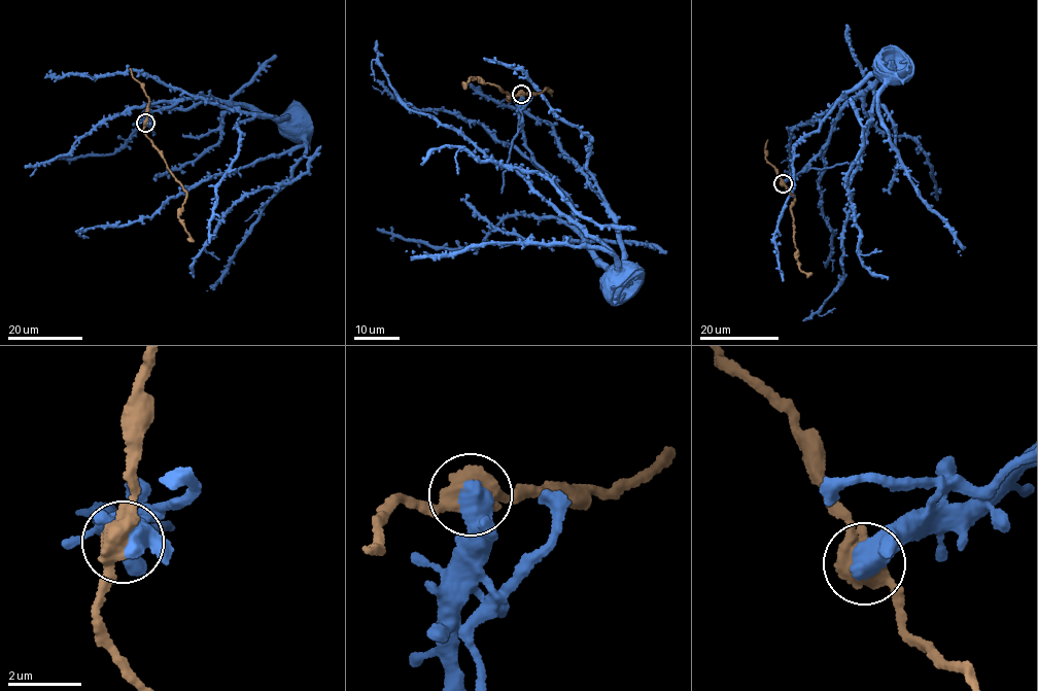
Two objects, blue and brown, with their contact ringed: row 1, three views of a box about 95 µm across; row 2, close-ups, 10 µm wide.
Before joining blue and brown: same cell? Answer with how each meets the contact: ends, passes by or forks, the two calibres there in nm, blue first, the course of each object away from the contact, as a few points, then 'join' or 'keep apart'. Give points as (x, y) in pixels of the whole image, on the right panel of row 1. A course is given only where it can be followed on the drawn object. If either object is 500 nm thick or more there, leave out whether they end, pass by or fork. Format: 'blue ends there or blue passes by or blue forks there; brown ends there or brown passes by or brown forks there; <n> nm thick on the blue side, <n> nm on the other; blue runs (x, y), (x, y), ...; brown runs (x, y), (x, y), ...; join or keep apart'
650 nm thick on the blue side, 600 nm on the other; blue runs (782, 183), (821, 152), (853, 98), (886, 77), (853, 171), (844, 272), (819, 314), (835, 308); brown runs (782, 183), (793, 196), (790, 210), (799, 265), (801, 270), (811, 274); keep apart

